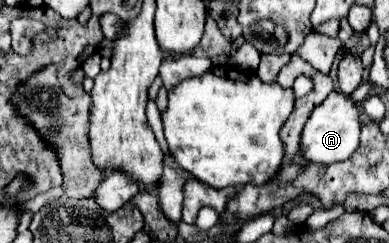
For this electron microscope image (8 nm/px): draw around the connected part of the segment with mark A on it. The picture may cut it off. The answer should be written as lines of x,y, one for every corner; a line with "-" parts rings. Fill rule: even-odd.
330,92
326,100
314,108
302,132
302,156
316,164
342,162
360,146
360,108
358,102
344,92

